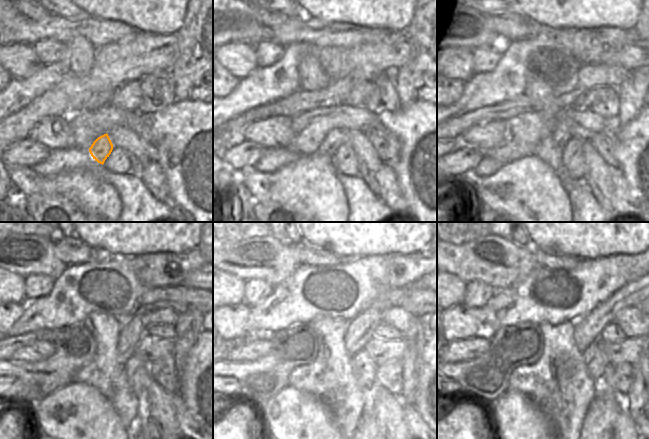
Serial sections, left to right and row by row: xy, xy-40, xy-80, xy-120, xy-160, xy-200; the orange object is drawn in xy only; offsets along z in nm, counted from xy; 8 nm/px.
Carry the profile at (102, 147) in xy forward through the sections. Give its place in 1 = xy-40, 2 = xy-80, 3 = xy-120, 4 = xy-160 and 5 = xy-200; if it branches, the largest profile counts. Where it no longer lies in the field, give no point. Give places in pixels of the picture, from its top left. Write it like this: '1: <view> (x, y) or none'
1: xy-40 (334, 139)
2: xy-80 (562, 133)
3: xy-120 (130, 335)
4: xy-160 (361, 329)
5: xy-200 (588, 328)

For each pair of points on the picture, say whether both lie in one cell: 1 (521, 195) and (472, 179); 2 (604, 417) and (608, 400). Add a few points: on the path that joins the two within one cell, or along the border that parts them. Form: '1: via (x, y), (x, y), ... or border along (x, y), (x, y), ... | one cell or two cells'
1: via (509, 191), (490, 191), (484, 189) | one cell
2: via (604, 413), (604, 408), (607, 404) | one cell

